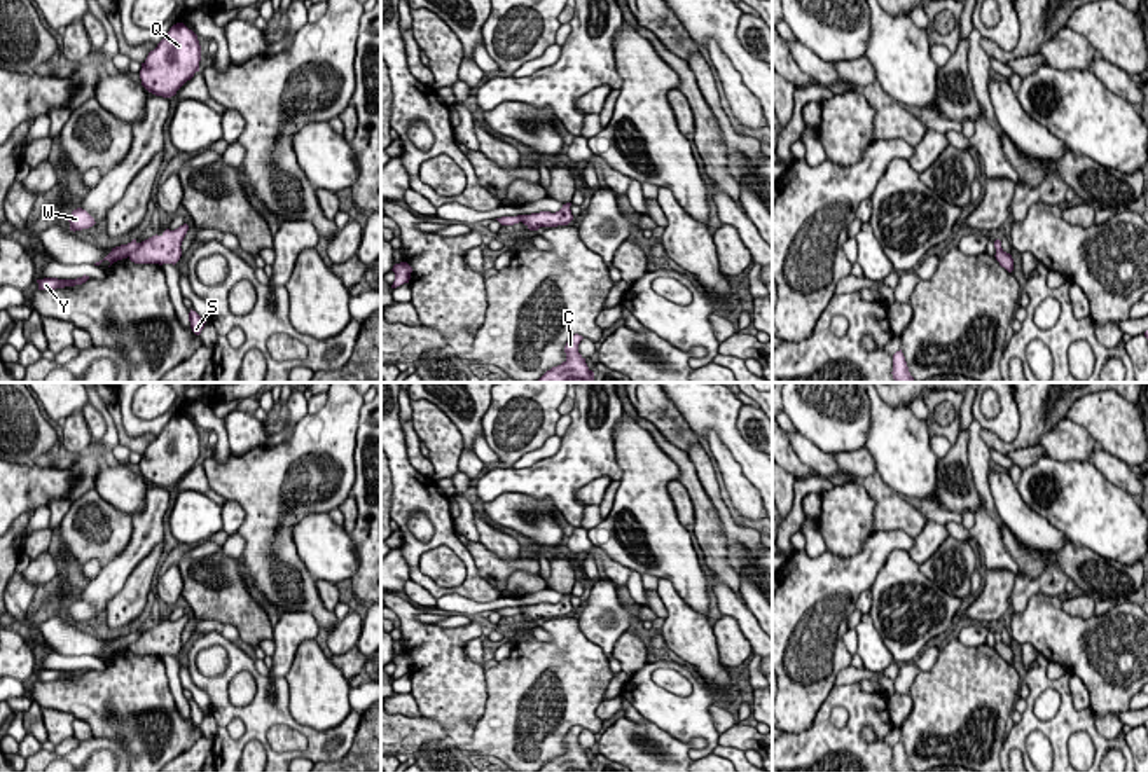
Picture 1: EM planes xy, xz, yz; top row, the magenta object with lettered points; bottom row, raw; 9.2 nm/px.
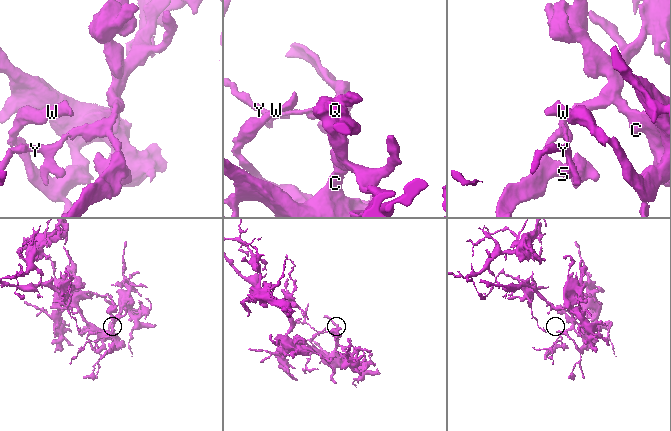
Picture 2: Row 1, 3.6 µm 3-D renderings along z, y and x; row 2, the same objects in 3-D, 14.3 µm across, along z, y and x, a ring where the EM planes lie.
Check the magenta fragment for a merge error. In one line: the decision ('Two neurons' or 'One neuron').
Two neurons

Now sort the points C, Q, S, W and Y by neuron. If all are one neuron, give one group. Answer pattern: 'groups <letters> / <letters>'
groups C Q S W / Y

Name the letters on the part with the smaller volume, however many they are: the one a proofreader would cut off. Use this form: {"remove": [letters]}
{"remove": ["Y"]}

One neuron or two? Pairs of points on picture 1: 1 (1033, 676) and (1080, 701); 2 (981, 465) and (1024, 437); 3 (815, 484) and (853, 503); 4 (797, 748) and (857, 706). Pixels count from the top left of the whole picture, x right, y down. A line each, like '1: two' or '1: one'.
1: two
2: two
3: two
4: one

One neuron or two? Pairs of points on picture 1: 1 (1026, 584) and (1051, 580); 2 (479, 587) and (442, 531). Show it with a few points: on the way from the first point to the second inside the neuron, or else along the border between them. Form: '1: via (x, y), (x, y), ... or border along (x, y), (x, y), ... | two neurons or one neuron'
1: via (1031, 584), (1045, 584) | one neuron
2: via (472, 573), (469, 561), (456, 545) | one neuron

